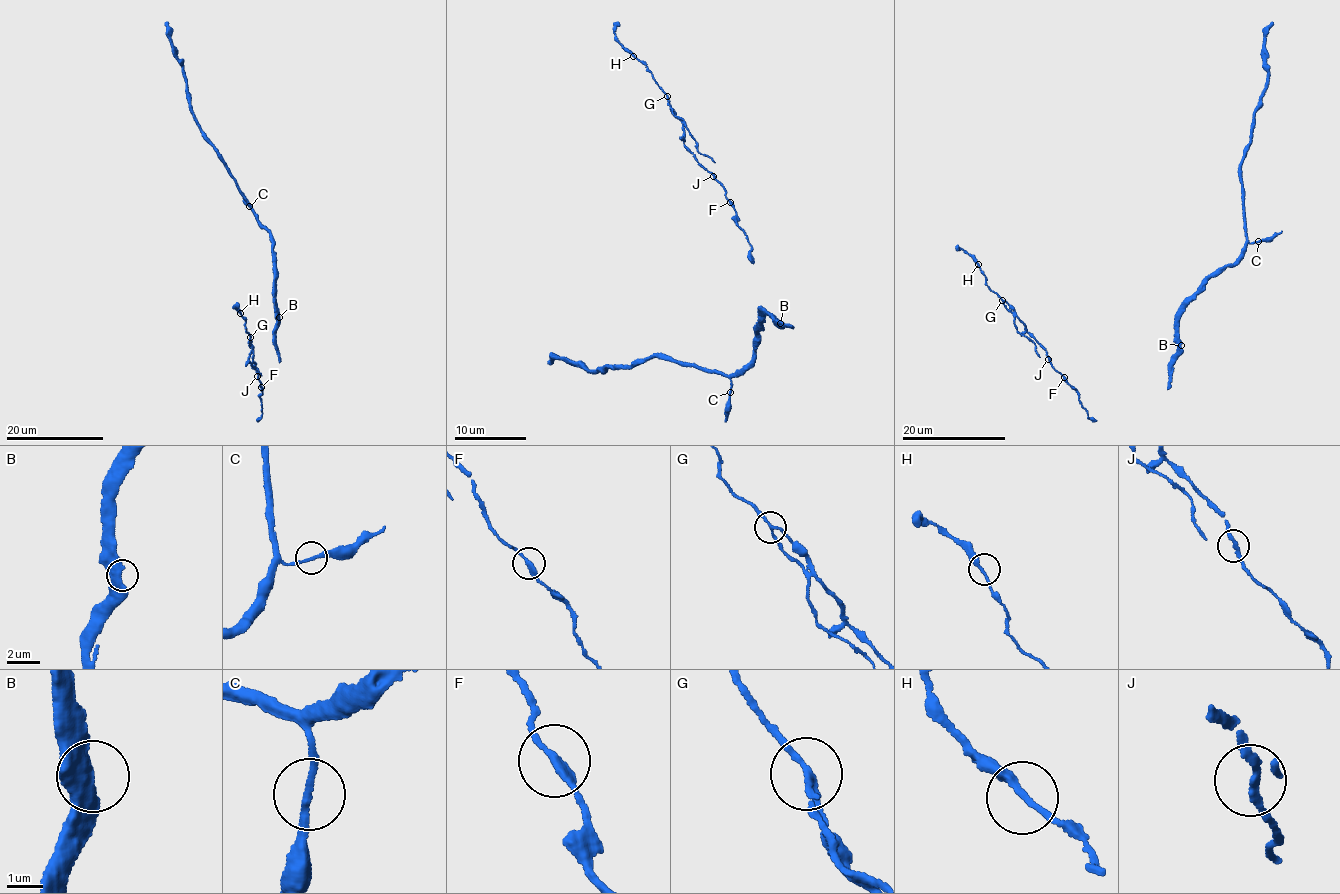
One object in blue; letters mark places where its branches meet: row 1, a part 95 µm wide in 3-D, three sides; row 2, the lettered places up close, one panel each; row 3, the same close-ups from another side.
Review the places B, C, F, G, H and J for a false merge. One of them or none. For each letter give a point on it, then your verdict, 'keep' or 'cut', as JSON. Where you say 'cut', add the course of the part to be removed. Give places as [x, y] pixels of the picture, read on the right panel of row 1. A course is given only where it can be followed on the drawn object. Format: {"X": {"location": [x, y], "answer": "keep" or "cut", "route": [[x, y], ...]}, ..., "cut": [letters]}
{"B": {"location": [1181, 345], "answer": "keep"}, "C": {"location": [1258, 241], "answer": "keep"}, "F": {"location": [1064, 377], "answer": "keep"}, "G": {"location": [1002, 300], "answer": "cut", "route": [[1002, 300], [1013, 314], [1016, 330], [1035, 344], [1035, 352], [1040, 357]]}, "H": {"location": [978, 264], "answer": "keep"}, "J": {"location": [1048, 359], "answer": "keep"}, "cut": ["G"]}

